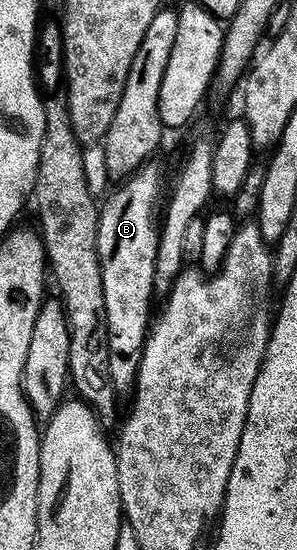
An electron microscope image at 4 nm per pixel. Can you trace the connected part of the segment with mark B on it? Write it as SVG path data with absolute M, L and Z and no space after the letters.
M145 163L131 174L127 179L119 182L120 189L113 188L107 194L108 202L99 206L100 218L98 219L98 243L96 250L98 251L98 259L102 267L102 295L106 295L106 323L108 324L108 374L110 375L110 383L116 388L117 394L128 395L133 392L136 384L136 376L138 375L138 367L142 363L142 351L144 344L148 338L148 330L150 328L150 318L154 313L154 305L152 309L152 297L154 298L154 263L156 262L156 252L158 251L158 243L160 242L160 234L158 232L158 207L156 204L160 201L160 169L156 163Z

